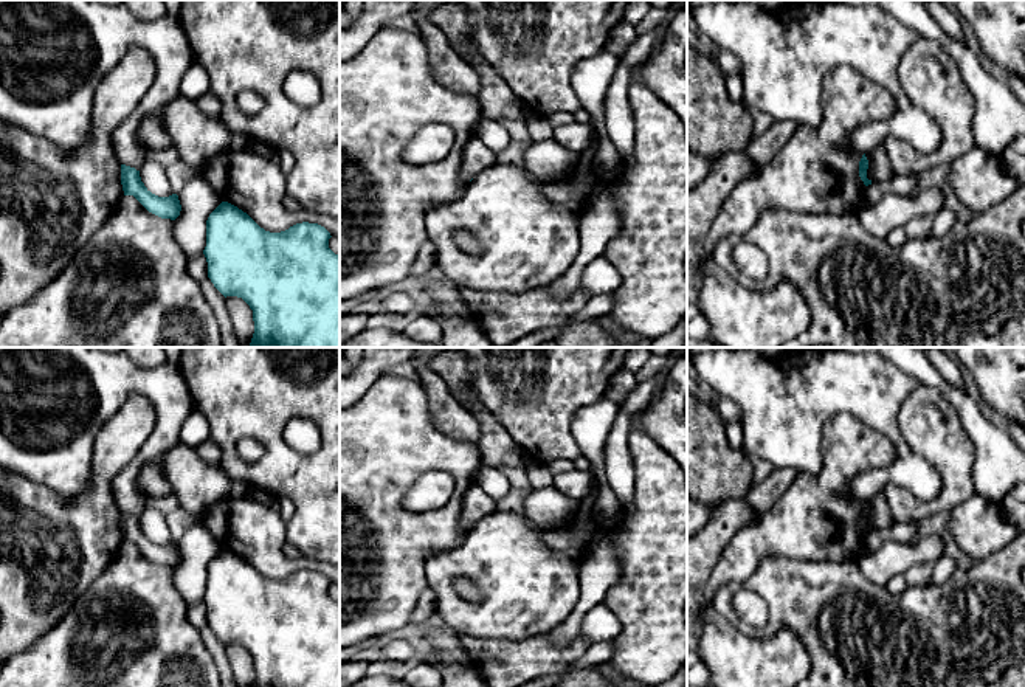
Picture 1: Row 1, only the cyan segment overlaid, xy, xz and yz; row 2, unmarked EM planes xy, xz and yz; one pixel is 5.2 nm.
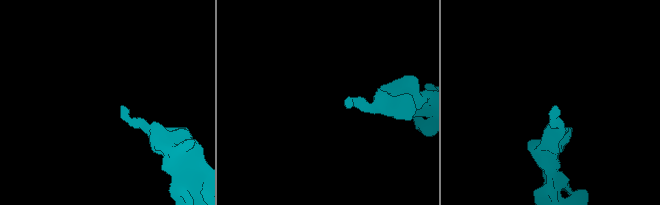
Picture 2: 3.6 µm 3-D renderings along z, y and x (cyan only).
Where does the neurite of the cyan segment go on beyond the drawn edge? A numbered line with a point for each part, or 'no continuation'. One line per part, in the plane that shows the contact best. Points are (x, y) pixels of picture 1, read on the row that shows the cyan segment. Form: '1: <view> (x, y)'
no continuation

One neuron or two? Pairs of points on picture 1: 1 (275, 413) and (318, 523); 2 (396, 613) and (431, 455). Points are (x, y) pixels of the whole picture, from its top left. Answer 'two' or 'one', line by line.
1: one
2: one

